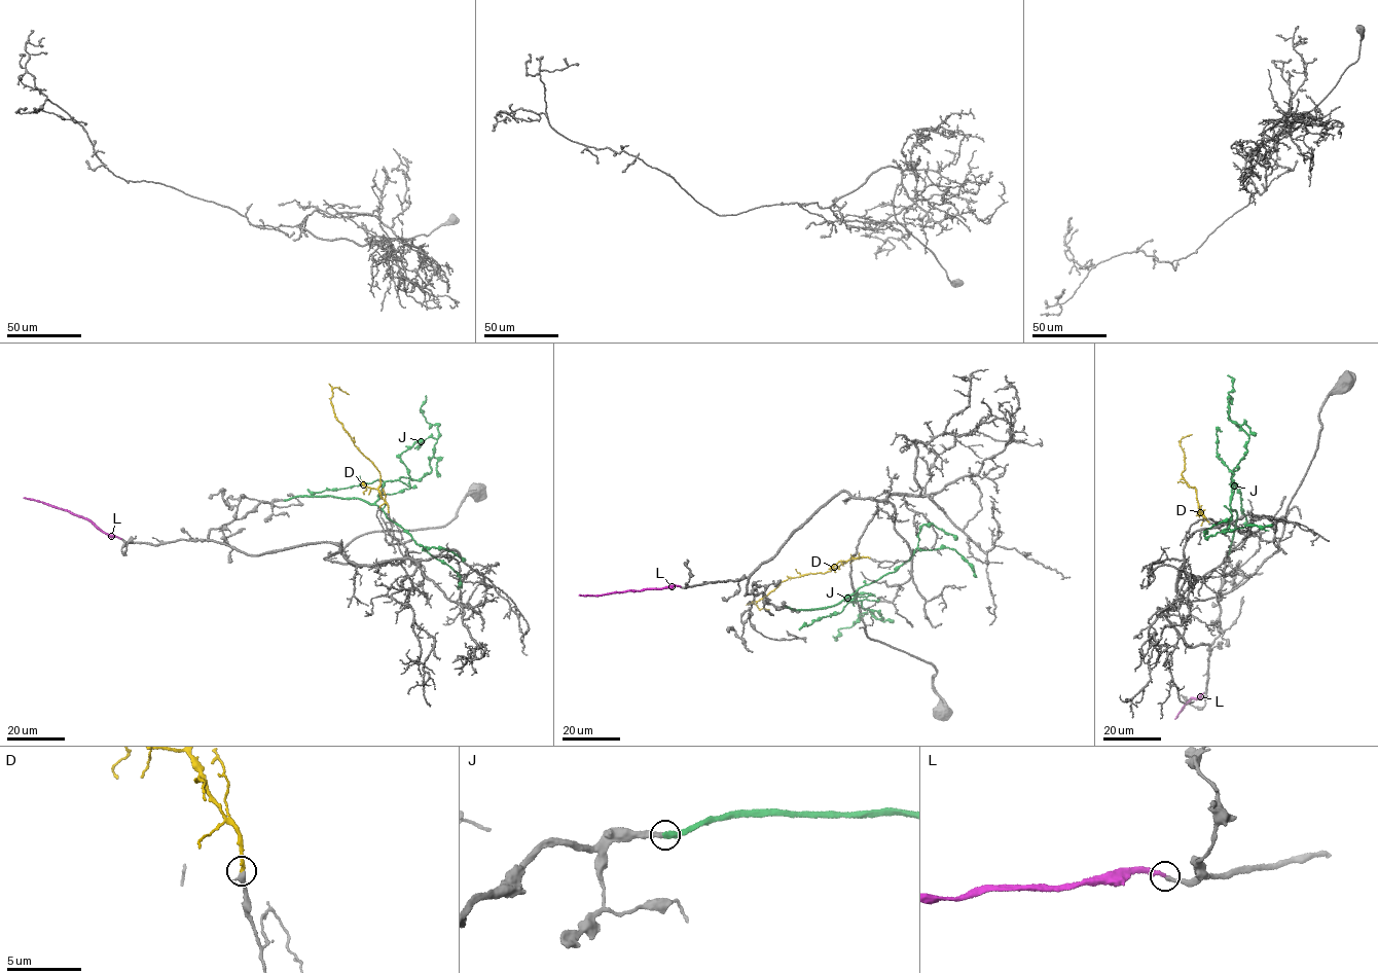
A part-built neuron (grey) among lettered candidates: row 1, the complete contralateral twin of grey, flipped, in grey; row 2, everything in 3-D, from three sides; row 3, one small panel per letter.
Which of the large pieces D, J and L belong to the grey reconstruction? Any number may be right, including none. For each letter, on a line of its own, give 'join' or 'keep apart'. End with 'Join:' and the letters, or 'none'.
D: keep apart
J: join
L: join
Join: J, L

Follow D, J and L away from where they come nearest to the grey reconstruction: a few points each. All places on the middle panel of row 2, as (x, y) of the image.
D: (869, 557), (853, 559), (824, 573), (789, 578), (752, 602), (759, 609), (769, 609)
J: (786, 607), (822, 609), (855, 591), (851, 601), (861, 601), (862, 608), (882, 617), (867, 609), (832, 635)
L: (680, 586), (579, 595)

